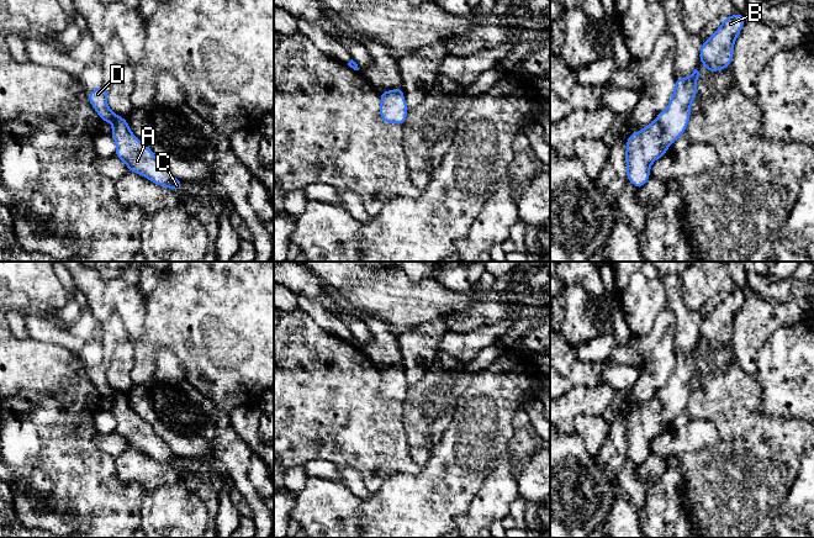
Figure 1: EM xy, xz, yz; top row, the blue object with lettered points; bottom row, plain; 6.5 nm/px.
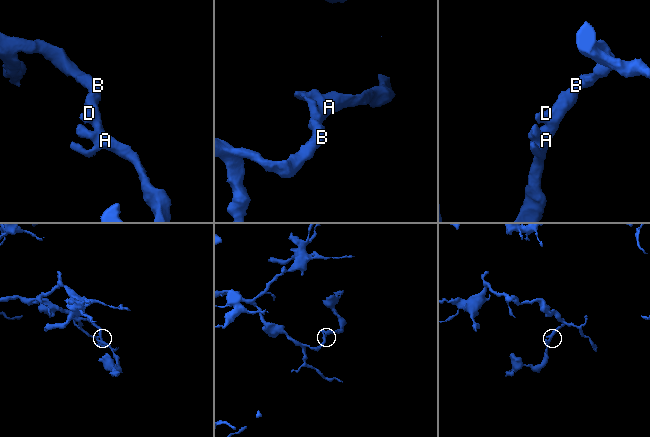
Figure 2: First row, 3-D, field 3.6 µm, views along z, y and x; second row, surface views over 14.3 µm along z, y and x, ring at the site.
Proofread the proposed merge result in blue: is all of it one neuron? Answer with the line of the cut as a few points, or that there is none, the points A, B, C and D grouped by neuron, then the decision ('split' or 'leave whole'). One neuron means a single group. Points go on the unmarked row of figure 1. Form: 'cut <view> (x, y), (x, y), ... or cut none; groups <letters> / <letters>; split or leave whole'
cut none; groups A B C D; leave whole

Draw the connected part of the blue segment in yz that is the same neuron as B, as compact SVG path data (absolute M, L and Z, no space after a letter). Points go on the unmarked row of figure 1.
M735 289L730 294L722 295L722 302L702 318L699 339L703 339L709 349L723 347L731 342L734 320L745 300L745 292Z

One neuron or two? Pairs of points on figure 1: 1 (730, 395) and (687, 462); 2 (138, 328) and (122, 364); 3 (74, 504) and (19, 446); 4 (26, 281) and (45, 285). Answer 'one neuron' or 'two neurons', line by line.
1: one neuron
2: two neurons
3: one neuron
4: one neuron

